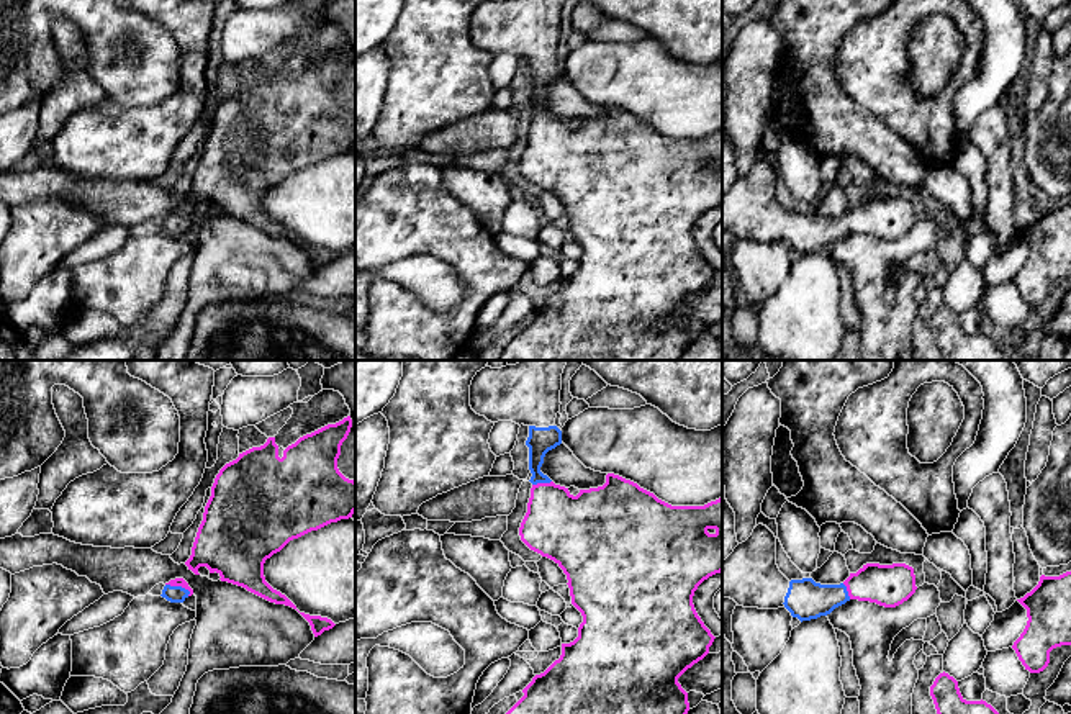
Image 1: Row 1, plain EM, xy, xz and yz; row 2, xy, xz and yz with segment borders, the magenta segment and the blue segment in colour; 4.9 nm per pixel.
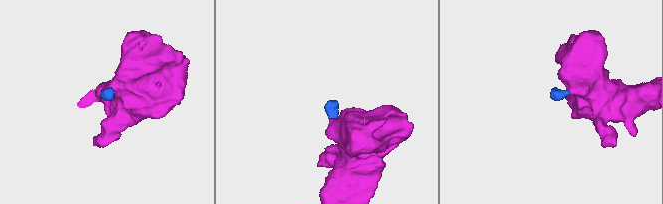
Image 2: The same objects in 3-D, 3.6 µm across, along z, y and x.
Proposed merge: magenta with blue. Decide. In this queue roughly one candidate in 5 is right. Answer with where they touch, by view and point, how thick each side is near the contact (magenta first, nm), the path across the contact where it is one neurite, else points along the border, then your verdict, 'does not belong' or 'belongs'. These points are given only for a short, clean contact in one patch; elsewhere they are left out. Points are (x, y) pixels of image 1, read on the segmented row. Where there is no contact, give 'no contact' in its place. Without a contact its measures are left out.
xy (179, 585) | 50/80 nm | across xy (179, 582), (179, 585), (171, 593) | belongs

